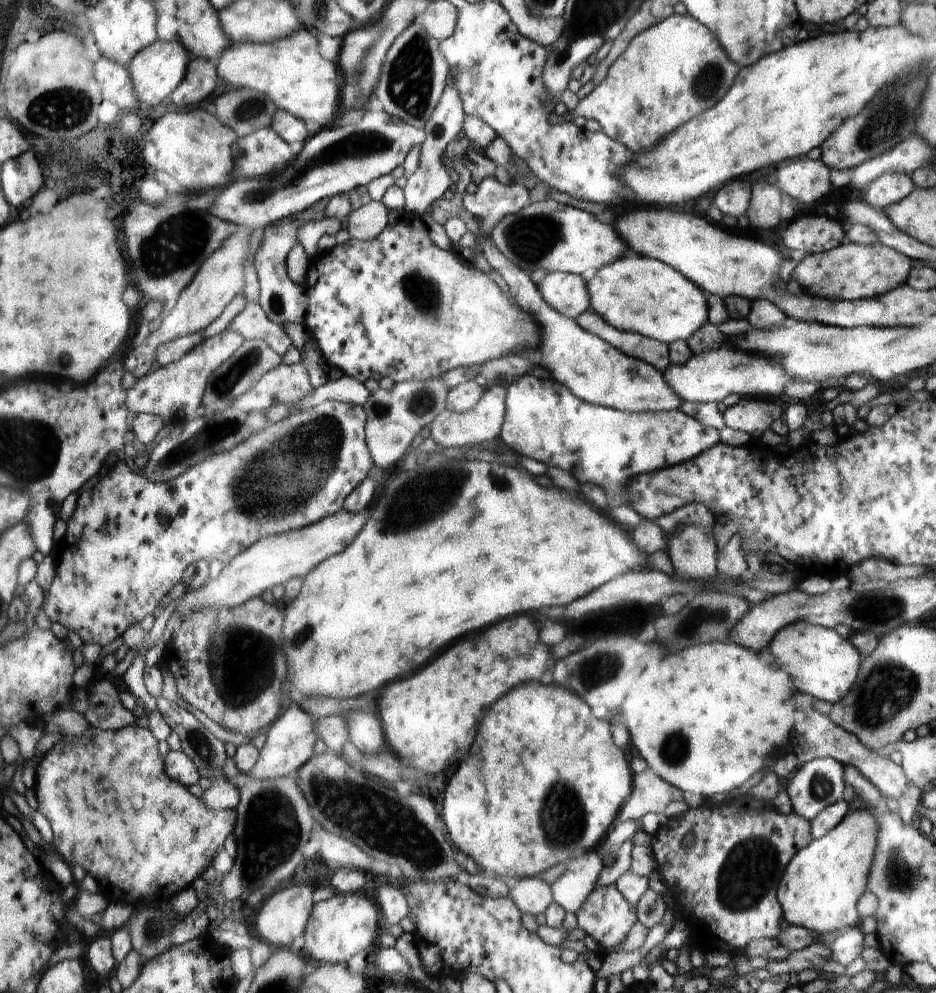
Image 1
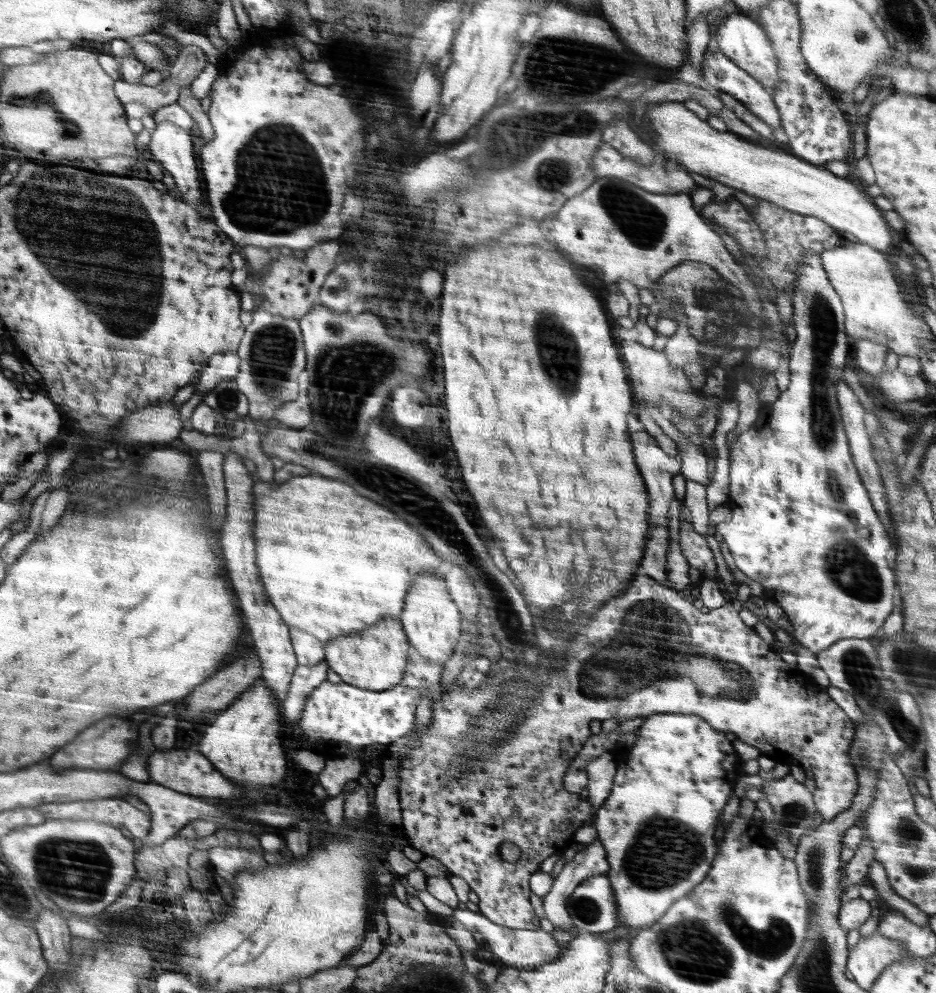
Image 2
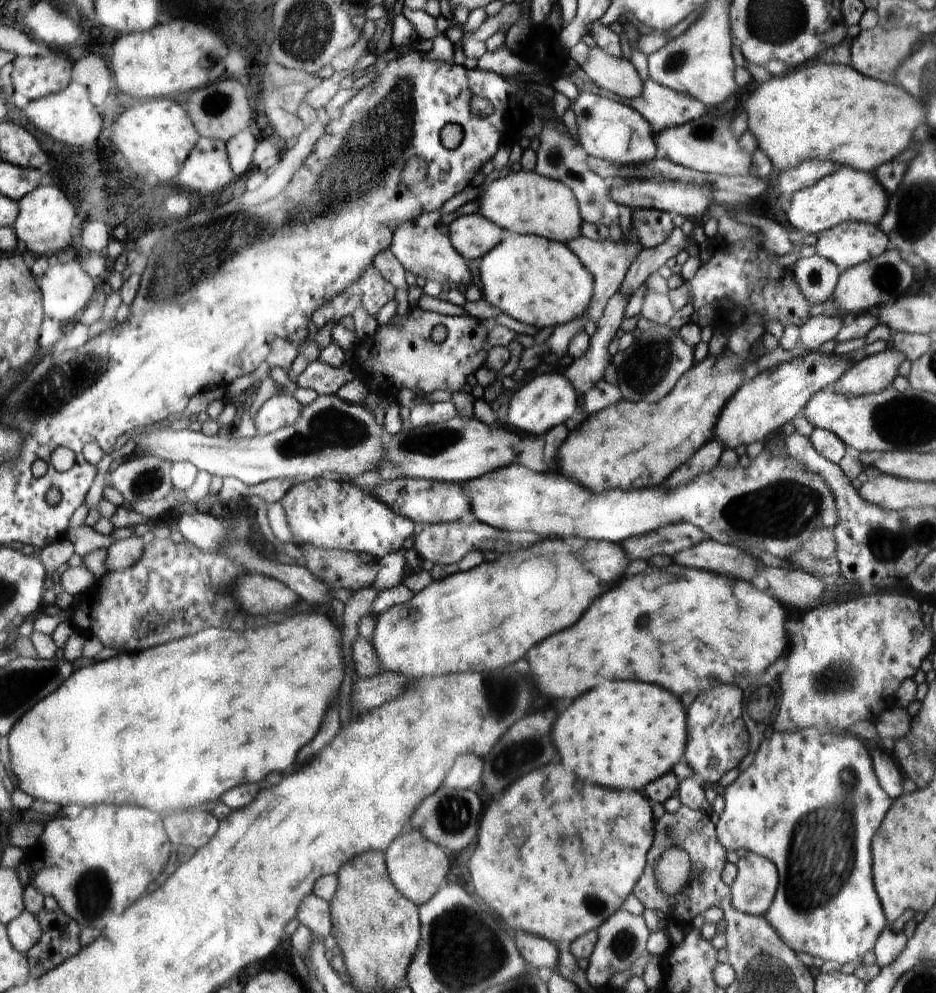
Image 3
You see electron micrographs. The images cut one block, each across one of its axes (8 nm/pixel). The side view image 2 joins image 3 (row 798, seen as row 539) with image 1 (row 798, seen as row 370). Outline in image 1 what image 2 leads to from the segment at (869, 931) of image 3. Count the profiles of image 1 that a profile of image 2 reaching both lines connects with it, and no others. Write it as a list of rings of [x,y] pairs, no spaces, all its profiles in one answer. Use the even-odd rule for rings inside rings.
[[[830,757],[813,758],[799,766],[794,775],[784,782],[784,789],[790,797],[793,812],[806,820],[814,819],[820,811],[842,798],[844,777],[845,770],[842,770],[842,764]]]

